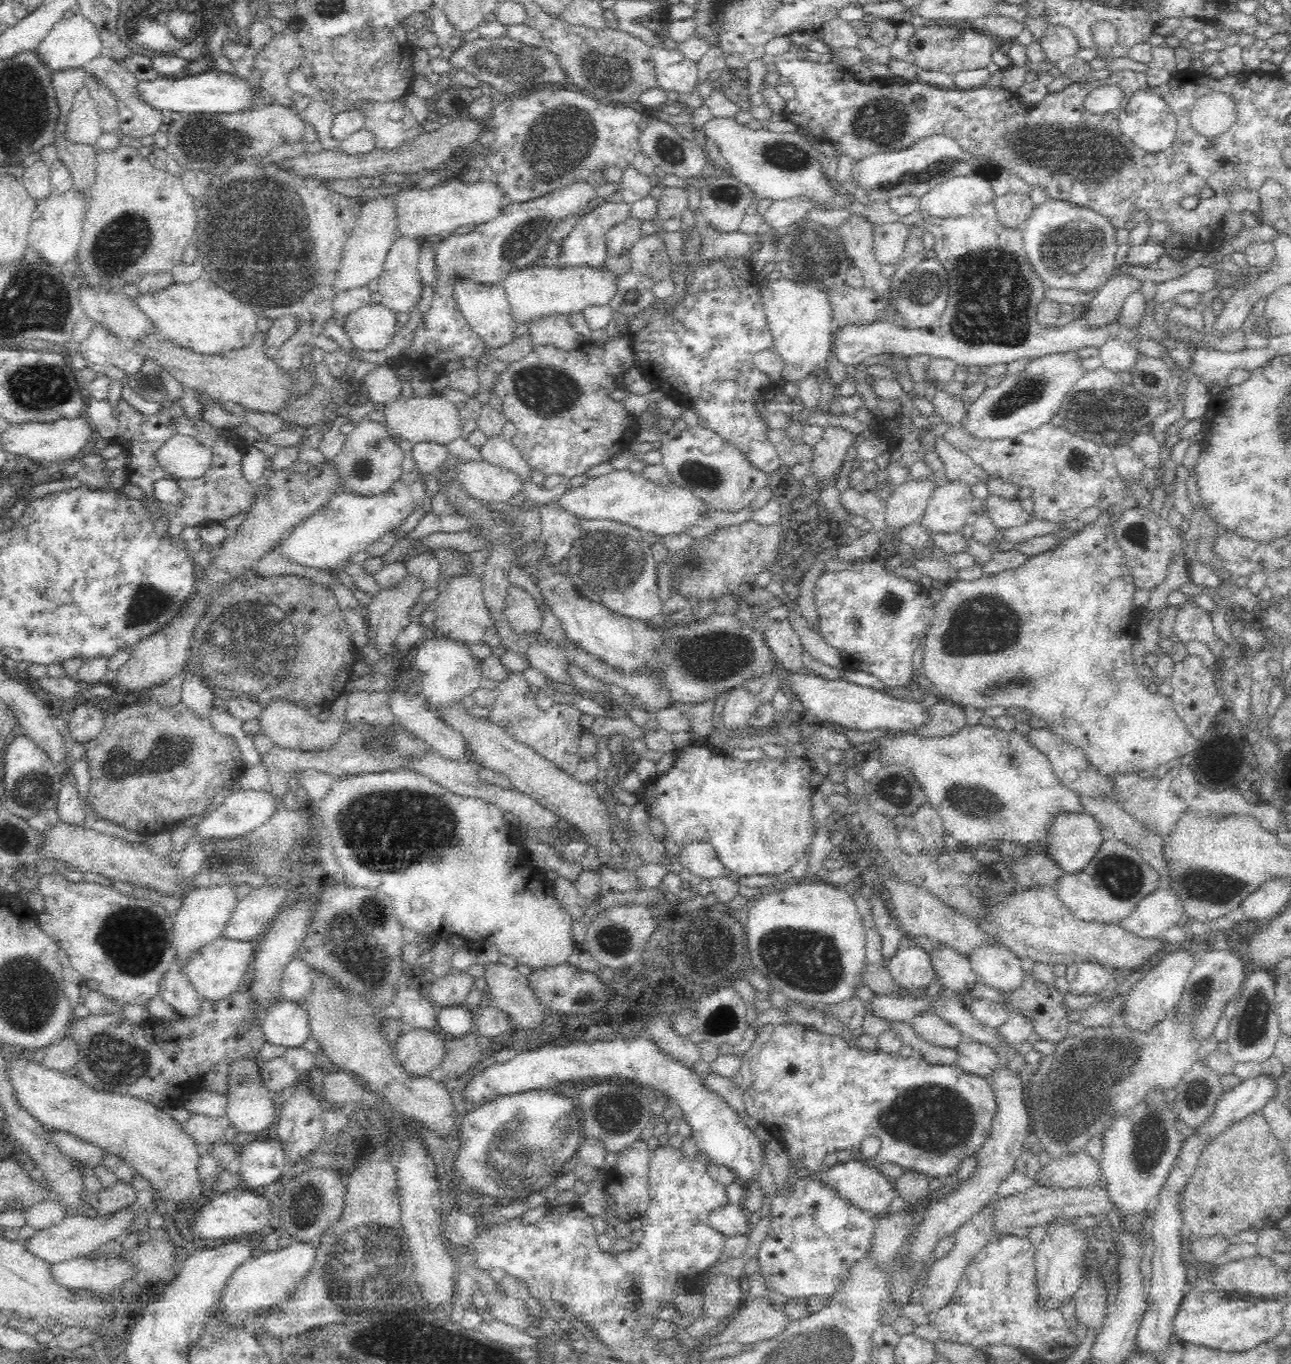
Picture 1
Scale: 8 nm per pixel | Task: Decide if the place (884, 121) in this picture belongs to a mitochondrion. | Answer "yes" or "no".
yes

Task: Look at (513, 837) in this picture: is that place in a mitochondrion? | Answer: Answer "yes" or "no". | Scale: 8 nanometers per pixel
no

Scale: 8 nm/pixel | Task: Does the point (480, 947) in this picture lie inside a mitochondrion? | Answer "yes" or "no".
no

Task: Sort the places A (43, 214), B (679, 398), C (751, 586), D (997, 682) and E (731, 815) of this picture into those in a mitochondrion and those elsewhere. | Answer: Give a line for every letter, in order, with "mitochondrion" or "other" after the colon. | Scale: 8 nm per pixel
A: other
B: other
C: other
D: mitochondrion
E: mitochondrion

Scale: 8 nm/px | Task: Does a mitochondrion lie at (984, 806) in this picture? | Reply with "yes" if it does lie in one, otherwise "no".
yes

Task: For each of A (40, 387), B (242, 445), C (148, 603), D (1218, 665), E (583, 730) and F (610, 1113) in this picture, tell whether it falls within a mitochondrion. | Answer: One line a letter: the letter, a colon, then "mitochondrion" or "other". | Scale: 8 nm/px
A: mitochondrion
B: other
C: mitochondrion
D: other
E: other
F: mitochondrion

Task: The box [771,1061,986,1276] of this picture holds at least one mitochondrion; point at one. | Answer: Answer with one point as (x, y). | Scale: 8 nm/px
(932, 1116)

